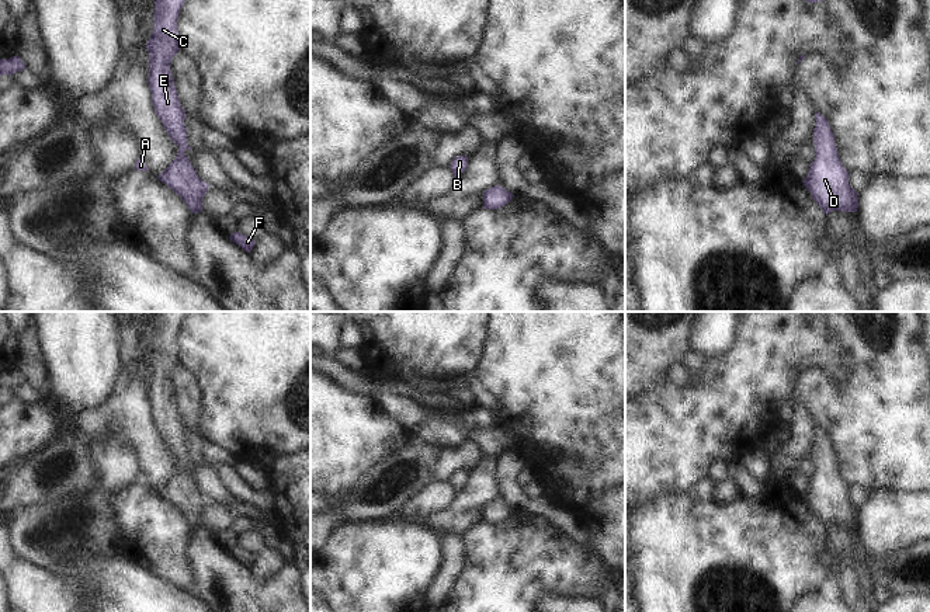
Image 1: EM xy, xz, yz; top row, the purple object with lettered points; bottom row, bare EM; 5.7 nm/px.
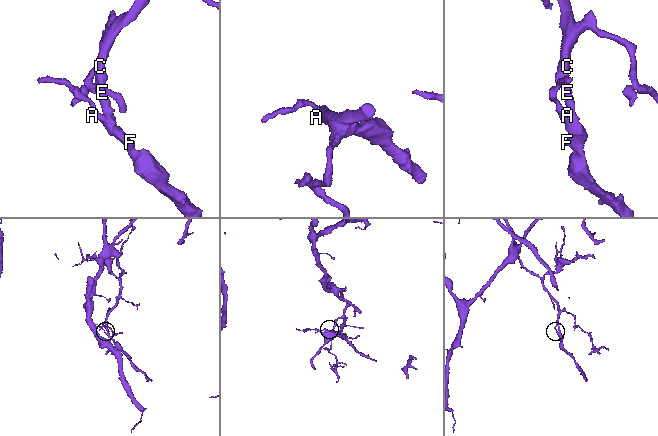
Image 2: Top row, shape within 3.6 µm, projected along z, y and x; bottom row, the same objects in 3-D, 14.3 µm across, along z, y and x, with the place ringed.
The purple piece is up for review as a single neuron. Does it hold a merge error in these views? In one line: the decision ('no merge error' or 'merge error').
no merge error

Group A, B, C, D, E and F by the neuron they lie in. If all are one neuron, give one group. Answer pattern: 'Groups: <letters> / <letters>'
Groups: A B C D E F.

